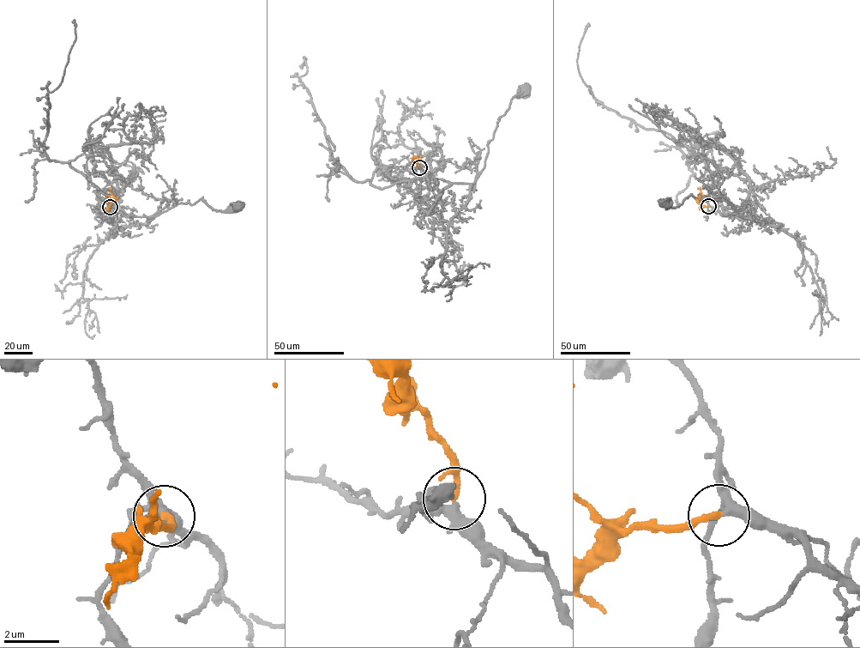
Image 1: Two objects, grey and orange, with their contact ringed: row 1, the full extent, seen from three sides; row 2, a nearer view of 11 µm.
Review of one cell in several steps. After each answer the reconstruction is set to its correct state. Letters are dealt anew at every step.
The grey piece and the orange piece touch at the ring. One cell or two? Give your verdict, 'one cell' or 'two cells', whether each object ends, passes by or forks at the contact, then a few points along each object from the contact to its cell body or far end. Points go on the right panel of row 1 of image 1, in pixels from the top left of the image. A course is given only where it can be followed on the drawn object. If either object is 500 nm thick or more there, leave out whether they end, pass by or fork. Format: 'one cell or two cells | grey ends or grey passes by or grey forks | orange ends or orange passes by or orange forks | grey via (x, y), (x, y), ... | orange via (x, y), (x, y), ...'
one cell | grey forks | orange passes by | grey via (708, 206), (742, 216), (724, 200), (689, 195), (676, 207), (663, 202) | orange via (708, 206), (699, 202), (700, 190), (698, 187)

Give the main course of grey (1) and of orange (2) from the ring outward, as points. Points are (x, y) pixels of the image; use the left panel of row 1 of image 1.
1: (110, 207), (116, 221), (155, 216), (201, 198), (215, 210), (239, 205)
2: (110, 207), (111, 199), (115, 197), (109, 188)

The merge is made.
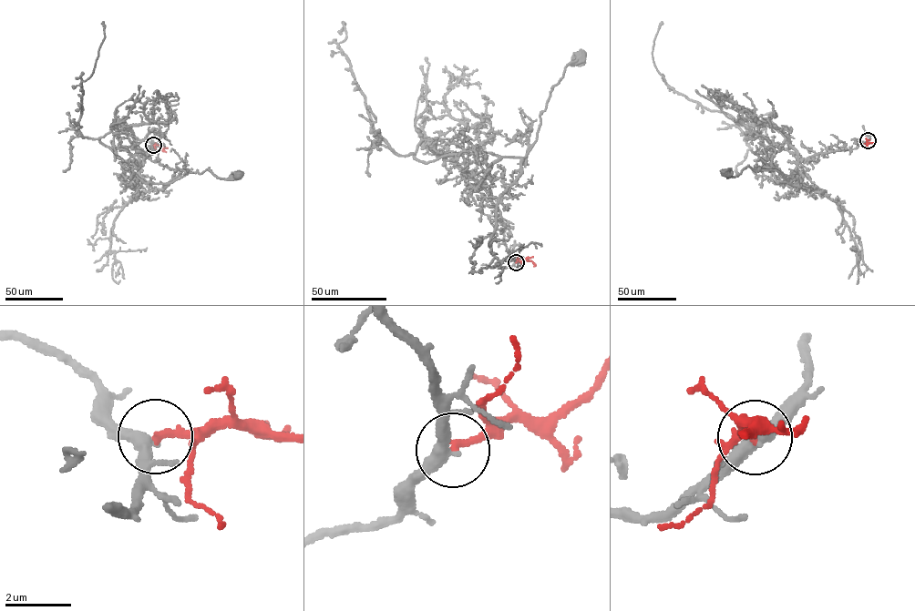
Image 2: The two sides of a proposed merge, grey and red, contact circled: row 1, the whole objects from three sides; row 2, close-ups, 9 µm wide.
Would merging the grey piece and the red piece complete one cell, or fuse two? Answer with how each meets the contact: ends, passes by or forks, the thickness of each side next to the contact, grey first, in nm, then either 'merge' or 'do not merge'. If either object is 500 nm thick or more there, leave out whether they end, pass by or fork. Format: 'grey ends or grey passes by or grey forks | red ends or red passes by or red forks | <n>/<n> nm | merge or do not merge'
grey passes by | red ends | 360/220 nm | do not merge

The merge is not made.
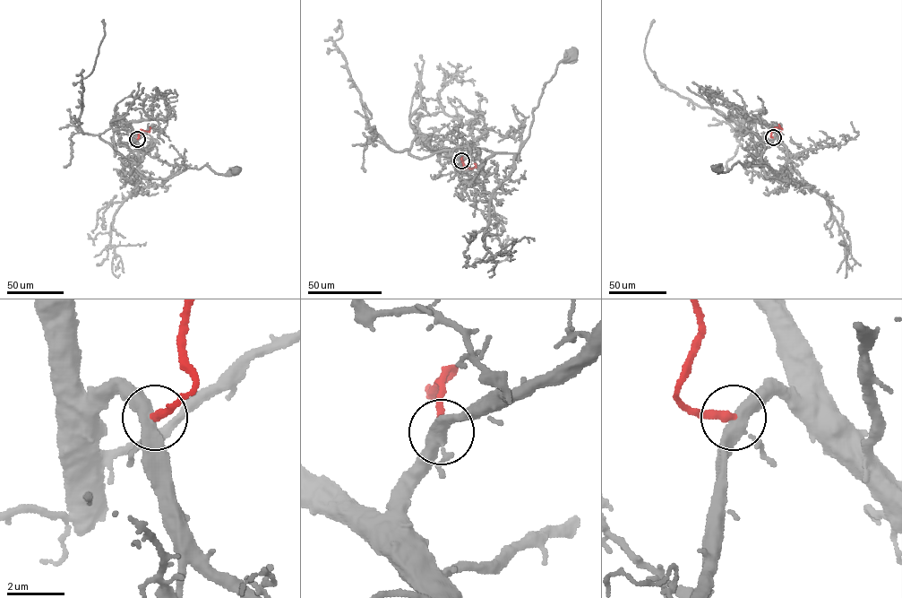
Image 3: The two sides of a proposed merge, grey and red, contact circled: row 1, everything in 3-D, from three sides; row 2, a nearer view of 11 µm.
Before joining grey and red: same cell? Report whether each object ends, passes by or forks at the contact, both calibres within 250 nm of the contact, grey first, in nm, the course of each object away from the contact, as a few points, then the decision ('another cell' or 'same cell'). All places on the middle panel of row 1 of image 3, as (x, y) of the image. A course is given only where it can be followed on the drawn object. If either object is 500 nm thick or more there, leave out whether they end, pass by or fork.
grey forks there; red ends there; 360 nm thick on the grey side, 260 nm on the other; grey runs (461, 160), (461, 168), (472, 177), (495, 153), (519, 151), (528, 134), (544, 85), (572, 52); red runs (461, 160), (462, 157), (464, 165), (472, 168), (476, 166), (474, 163); another cell

